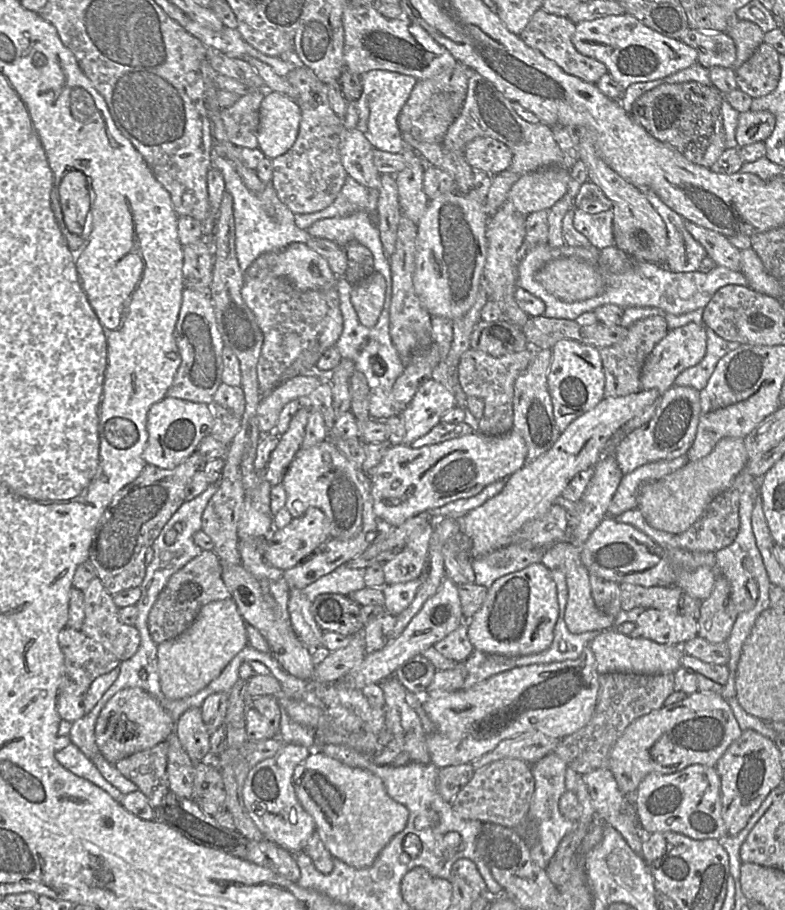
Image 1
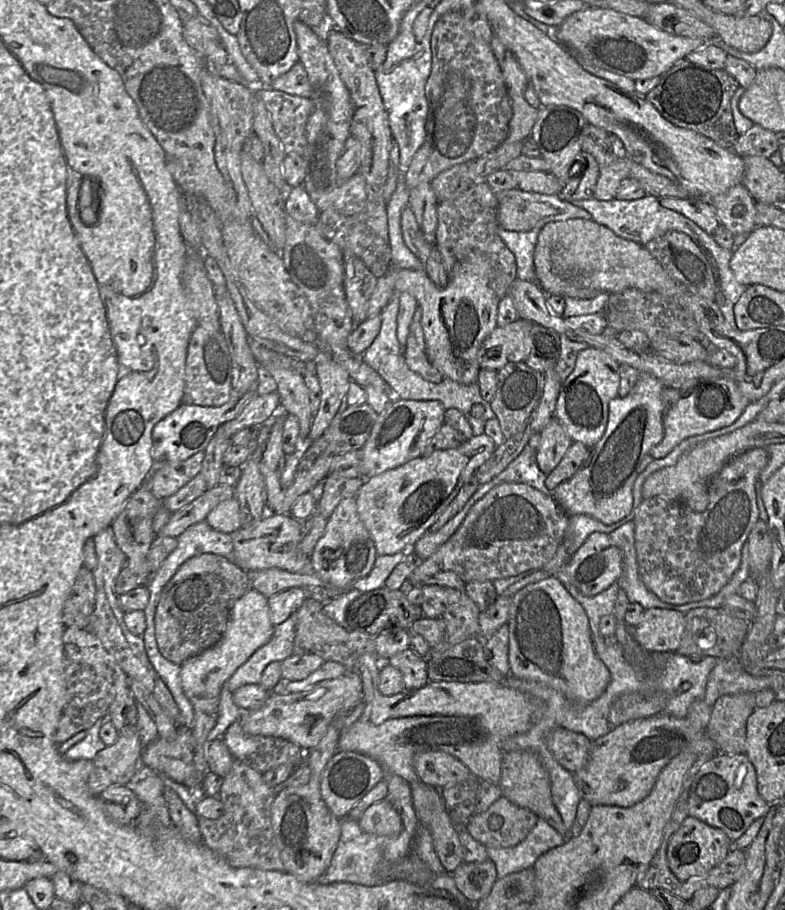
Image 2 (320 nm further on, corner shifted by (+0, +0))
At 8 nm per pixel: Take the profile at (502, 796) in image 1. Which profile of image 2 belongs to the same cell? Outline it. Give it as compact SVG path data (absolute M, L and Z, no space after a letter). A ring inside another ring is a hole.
M501 796L485 812L475 813L465 826L486 847L514 847L535 827L539 817Z

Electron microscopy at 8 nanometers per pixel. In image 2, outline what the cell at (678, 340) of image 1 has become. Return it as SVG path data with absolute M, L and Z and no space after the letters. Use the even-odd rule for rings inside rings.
M639 372L635 386L627 394L609 402L609 416L602 438L588 449L588 456L575 474L560 483L551 495L571 516L587 514L606 525L626 517L633 507L633 485L642 472L640 464L664 436L665 386L654 376Z

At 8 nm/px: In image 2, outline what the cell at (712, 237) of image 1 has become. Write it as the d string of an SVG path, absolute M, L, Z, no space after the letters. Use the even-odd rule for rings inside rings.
M664 197L659 202L663 207L674 210L687 217L710 235L713 235L720 225L711 201L705 198Z

